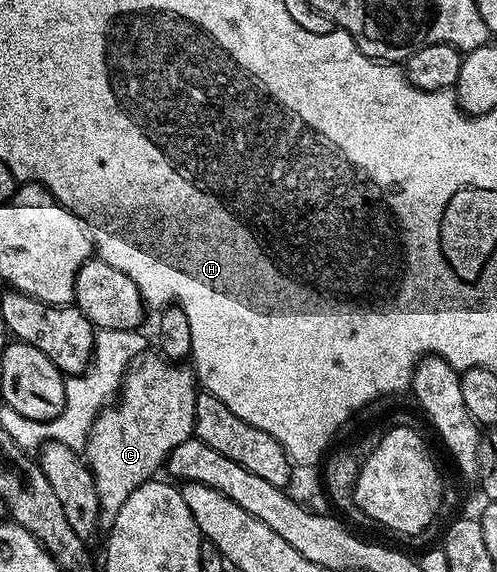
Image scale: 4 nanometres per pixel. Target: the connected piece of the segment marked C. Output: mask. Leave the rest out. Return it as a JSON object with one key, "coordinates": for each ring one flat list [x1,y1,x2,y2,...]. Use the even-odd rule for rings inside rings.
{"coordinates":[[141,356,124,374,118,400,97,415,92,430,88,432,86,464,98,491,100,519,104,523,112,522,132,492,142,483,153,480,159,474,156,472,165,468,174,447,178,447,178,443,186,443,186,439,194,434,194,407,198,392,195,372,187,364,170,361,164,356,148,356]]}

